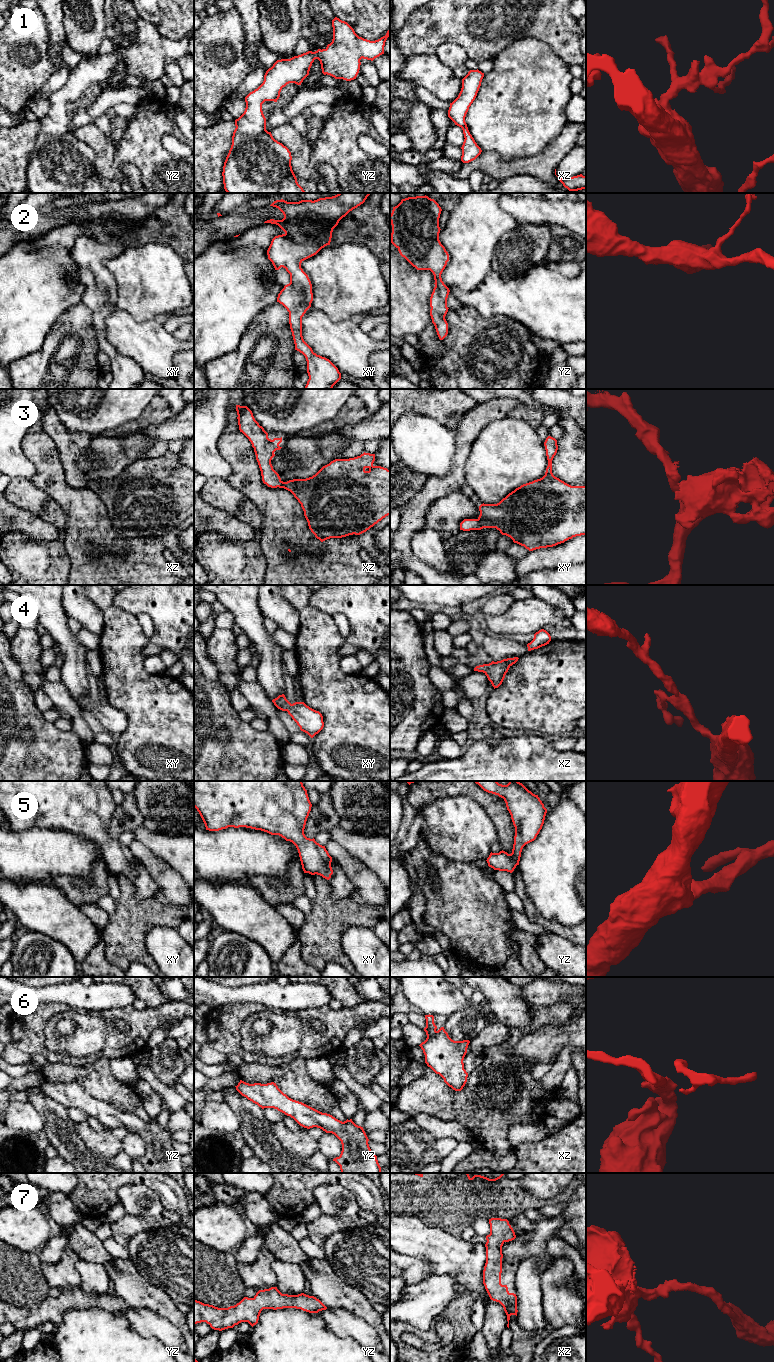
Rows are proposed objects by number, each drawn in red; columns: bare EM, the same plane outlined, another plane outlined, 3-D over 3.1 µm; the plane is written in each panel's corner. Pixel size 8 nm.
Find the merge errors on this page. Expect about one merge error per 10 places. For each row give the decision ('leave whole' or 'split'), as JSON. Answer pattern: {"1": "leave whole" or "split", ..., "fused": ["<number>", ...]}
{"1": "leave whole", "2": "leave whole", "3": "leave whole", "4": "leave whole", "5": "leave whole", "6": "leave whole", "7": "leave whole", "fused": []}

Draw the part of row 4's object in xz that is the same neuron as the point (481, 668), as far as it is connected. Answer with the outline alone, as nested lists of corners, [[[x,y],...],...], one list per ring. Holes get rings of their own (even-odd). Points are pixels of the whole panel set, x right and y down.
[[[514,657],[514,658],[503,659],[497,662],[492,661],[489,664],[476,666],[474,668],[474,671],[483,672],[495,689],[502,684],[509,668],[513,664],[515,664],[518,661],[518,659],[519,659],[518,657]]]

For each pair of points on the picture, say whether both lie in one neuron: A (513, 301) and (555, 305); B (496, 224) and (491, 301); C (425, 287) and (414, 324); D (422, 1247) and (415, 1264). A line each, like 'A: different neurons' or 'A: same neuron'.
A: same neuron
B: different neurons
C: same neuron
D: different neurons

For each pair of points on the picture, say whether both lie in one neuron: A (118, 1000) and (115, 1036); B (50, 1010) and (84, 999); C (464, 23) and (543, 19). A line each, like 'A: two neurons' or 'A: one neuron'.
A: two neurons
B: two neurons
C: one neuron

